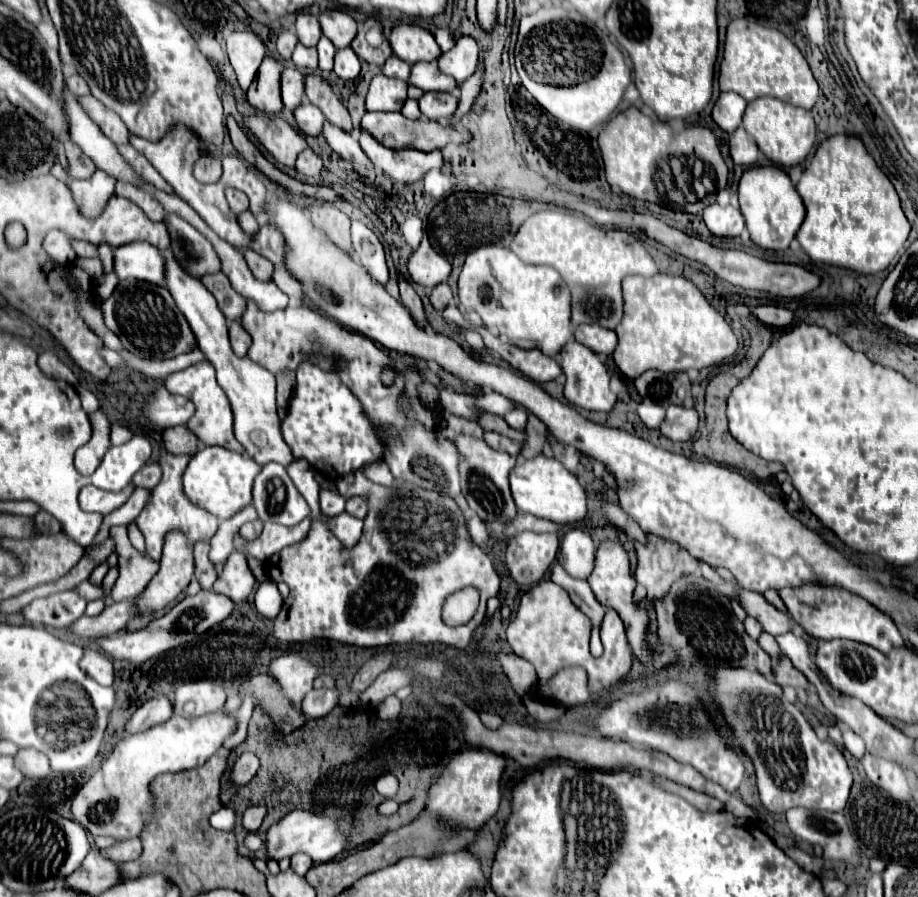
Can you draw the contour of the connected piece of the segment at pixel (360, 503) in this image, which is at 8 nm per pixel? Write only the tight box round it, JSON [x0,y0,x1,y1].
[346,498,366,518]

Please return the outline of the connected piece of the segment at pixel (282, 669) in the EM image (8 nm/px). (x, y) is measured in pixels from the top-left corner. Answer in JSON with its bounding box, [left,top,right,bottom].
[268,654,318,704]

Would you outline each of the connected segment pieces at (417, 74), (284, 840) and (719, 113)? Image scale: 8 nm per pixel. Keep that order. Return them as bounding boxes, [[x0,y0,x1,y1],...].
[[410,62,456,92],[266,810,346,864],[712,92,746,134]]

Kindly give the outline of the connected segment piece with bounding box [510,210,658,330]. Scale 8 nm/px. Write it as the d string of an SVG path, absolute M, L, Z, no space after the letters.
M544 210L522 222L510 250L528 264L554 266L572 292L572 324L600 324L614 330L622 320L622 288L620 282L628 274L654 276L656 264L648 250L634 234L616 228L602 228L586 218Z

